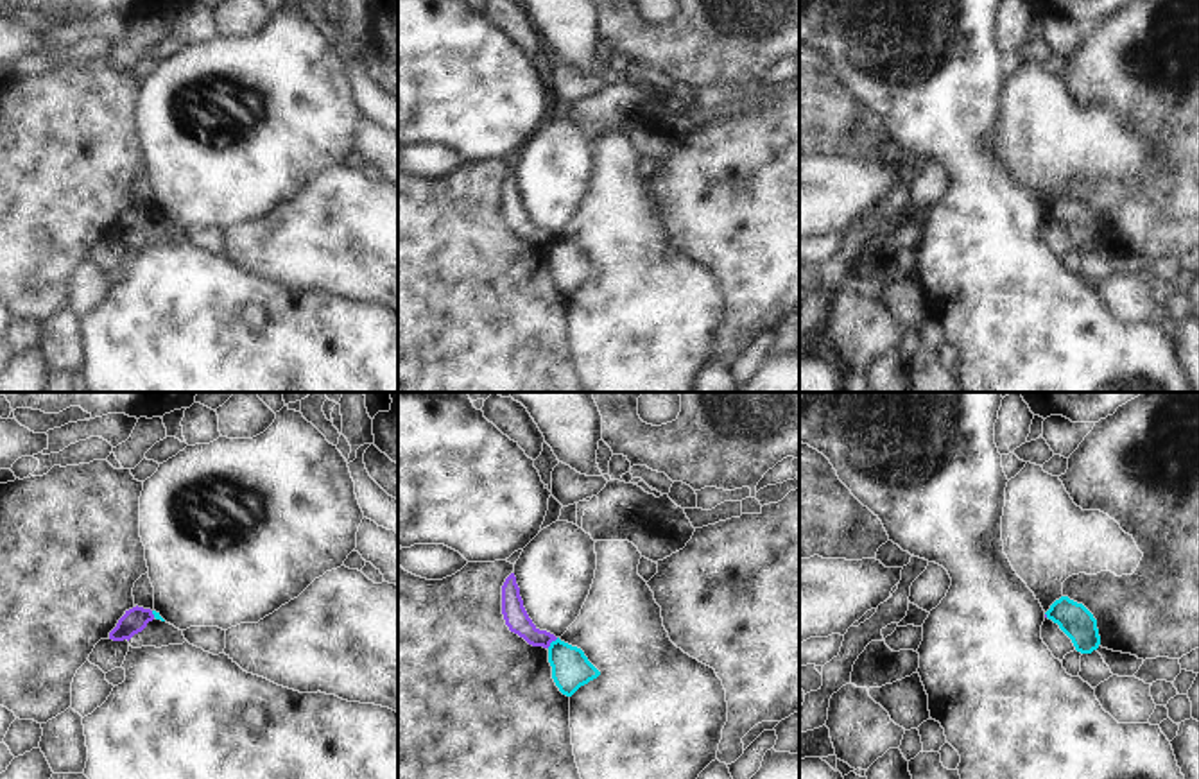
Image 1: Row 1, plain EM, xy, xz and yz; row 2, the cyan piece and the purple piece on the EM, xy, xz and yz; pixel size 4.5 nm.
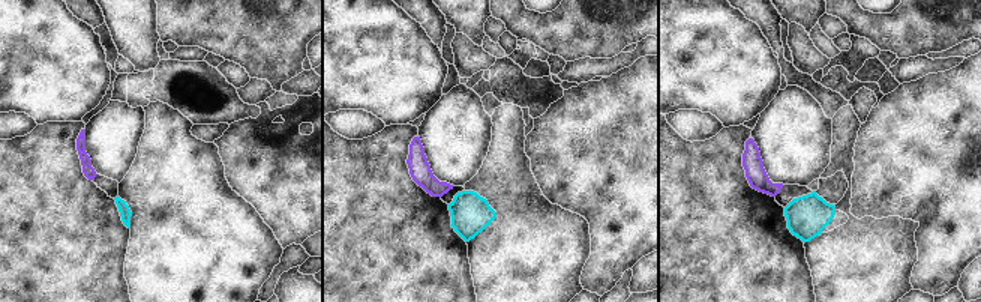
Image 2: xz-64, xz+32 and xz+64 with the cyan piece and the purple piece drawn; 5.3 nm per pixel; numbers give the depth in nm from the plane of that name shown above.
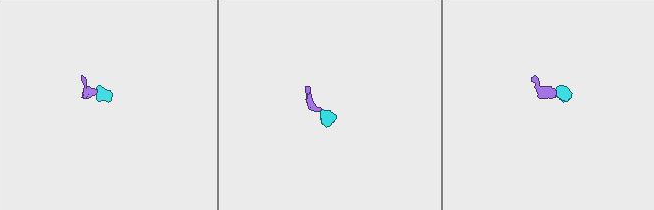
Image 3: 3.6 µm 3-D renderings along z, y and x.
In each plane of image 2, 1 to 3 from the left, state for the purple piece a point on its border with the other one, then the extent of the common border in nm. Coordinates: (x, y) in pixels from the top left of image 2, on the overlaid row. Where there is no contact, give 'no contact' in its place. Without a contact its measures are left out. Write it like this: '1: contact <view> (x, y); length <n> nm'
1: no contact
2: no contact
3: no contact

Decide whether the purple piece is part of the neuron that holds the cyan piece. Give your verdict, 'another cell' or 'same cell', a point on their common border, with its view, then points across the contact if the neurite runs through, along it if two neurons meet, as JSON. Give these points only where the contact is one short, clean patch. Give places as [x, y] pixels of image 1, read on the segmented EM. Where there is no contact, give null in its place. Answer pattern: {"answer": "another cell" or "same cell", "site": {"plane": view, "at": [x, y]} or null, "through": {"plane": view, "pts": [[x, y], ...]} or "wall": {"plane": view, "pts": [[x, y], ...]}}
{"answer": "another cell", "site": {"plane": "xz", "at": [552, 642]}, "wall": {"plane": "xz", "pts": [[558, 638], [547, 647]]}}

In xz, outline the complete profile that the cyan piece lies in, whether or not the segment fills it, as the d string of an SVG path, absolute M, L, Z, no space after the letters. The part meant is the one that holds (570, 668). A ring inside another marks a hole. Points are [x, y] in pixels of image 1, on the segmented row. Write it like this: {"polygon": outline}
{"polygon": "M559 638L548 646L548 663L556 686L566 697L572 697L581 686L600 675L581 648L572 646Z"}

